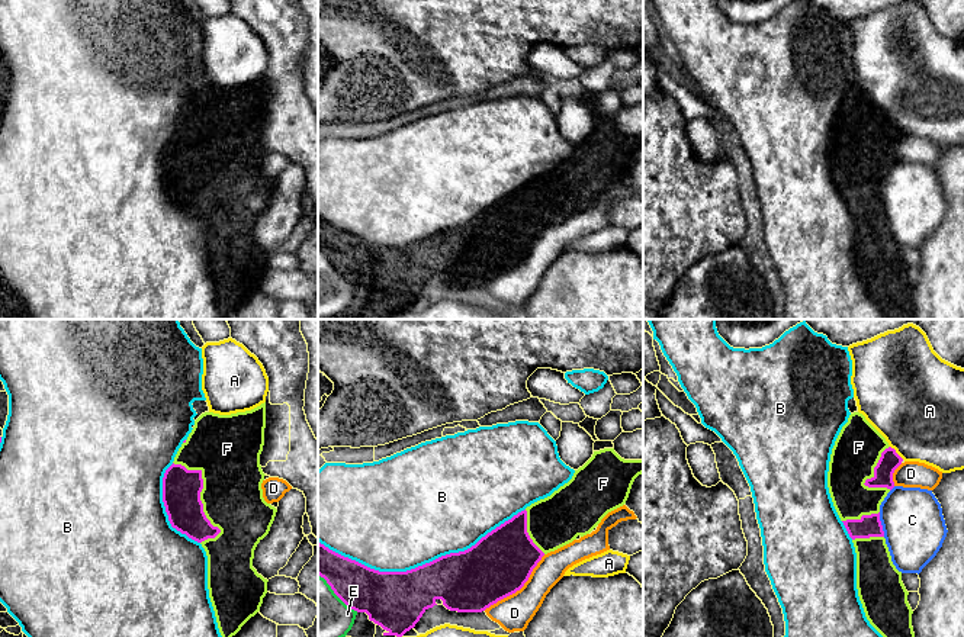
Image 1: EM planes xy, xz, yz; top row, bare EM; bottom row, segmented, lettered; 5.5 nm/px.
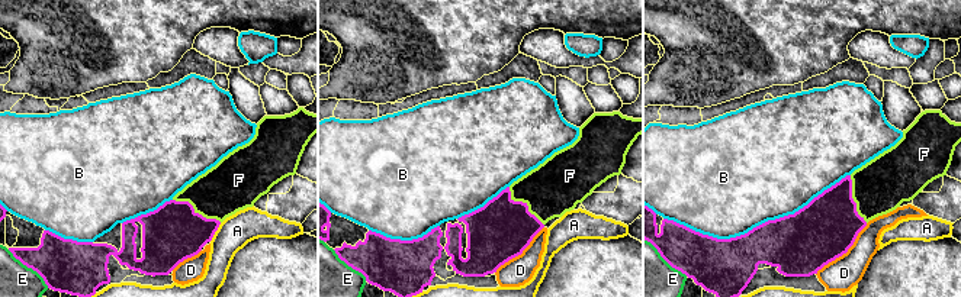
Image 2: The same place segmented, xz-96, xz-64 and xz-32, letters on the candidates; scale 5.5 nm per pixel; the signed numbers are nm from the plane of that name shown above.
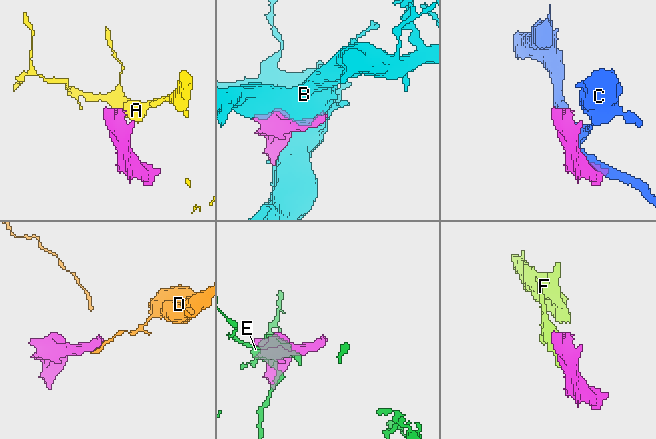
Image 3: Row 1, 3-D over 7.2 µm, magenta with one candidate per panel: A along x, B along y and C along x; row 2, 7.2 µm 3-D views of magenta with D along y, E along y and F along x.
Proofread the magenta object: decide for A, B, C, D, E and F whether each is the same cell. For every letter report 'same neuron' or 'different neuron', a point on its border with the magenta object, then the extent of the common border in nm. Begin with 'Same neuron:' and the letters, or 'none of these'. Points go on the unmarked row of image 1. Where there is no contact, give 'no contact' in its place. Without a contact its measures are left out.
Same neuron: F
A: different neuron; contact yz (896, 128); length 110 nm
B: different neuron; contact xz (423, 240); length 1150 nm
C: different neuron; contact yz (880, 199); length 140 nm
D: different neuron; contact xz (519, 264); length 460 nm
E: different neuron; contact xz (337, 270); length 300 nm
F: same neuron; contact xy (201, 166); length 480 nm

